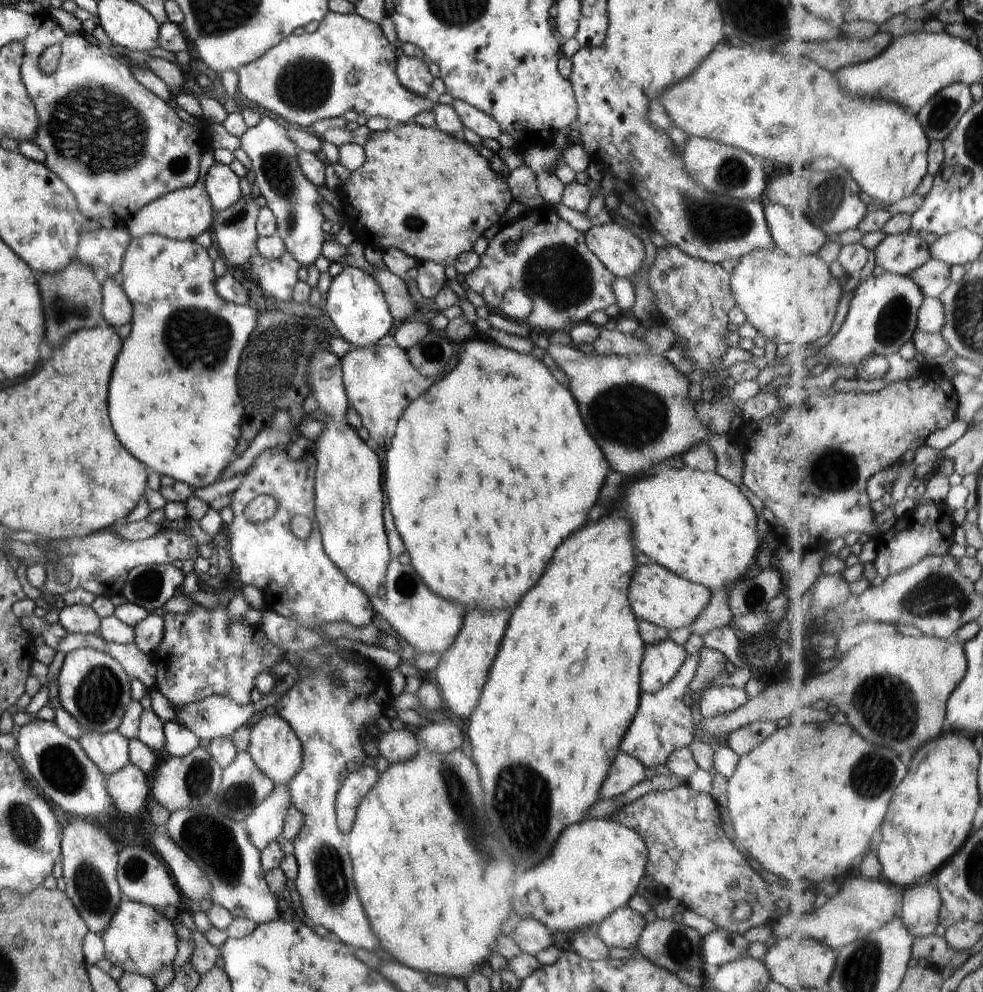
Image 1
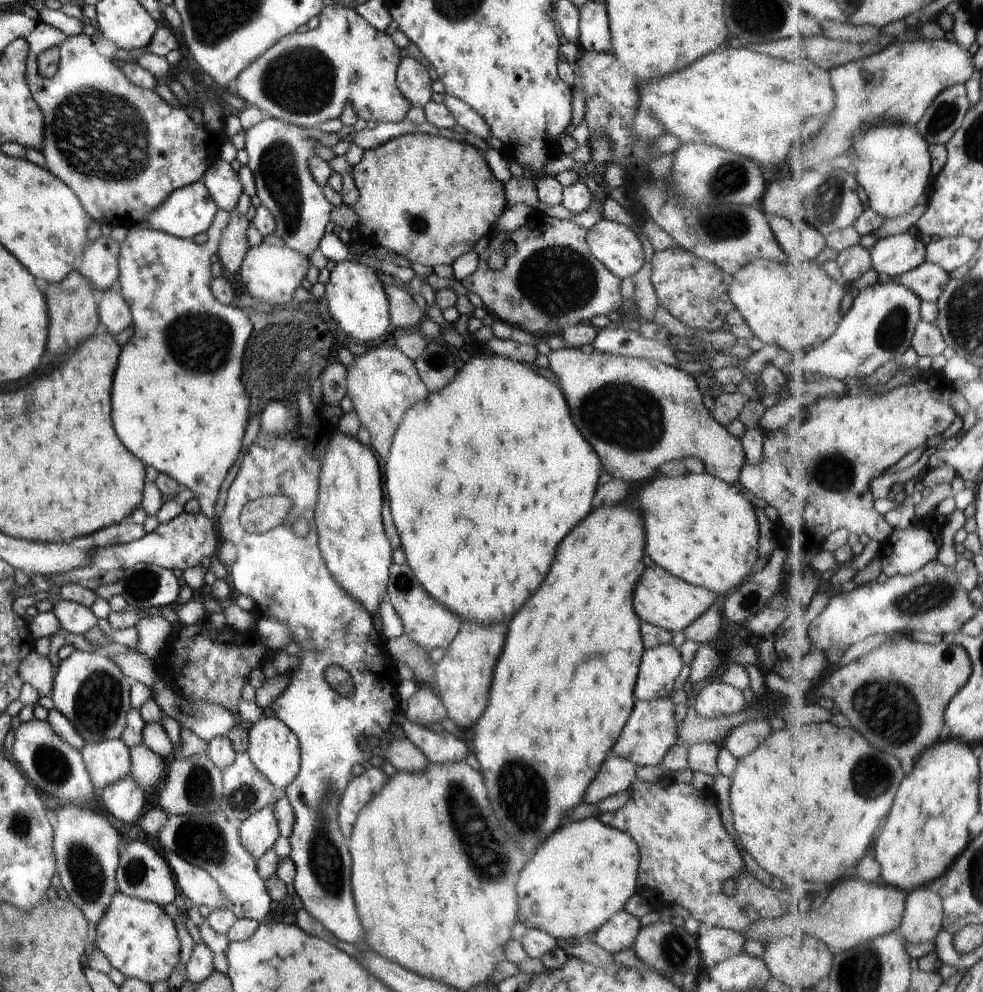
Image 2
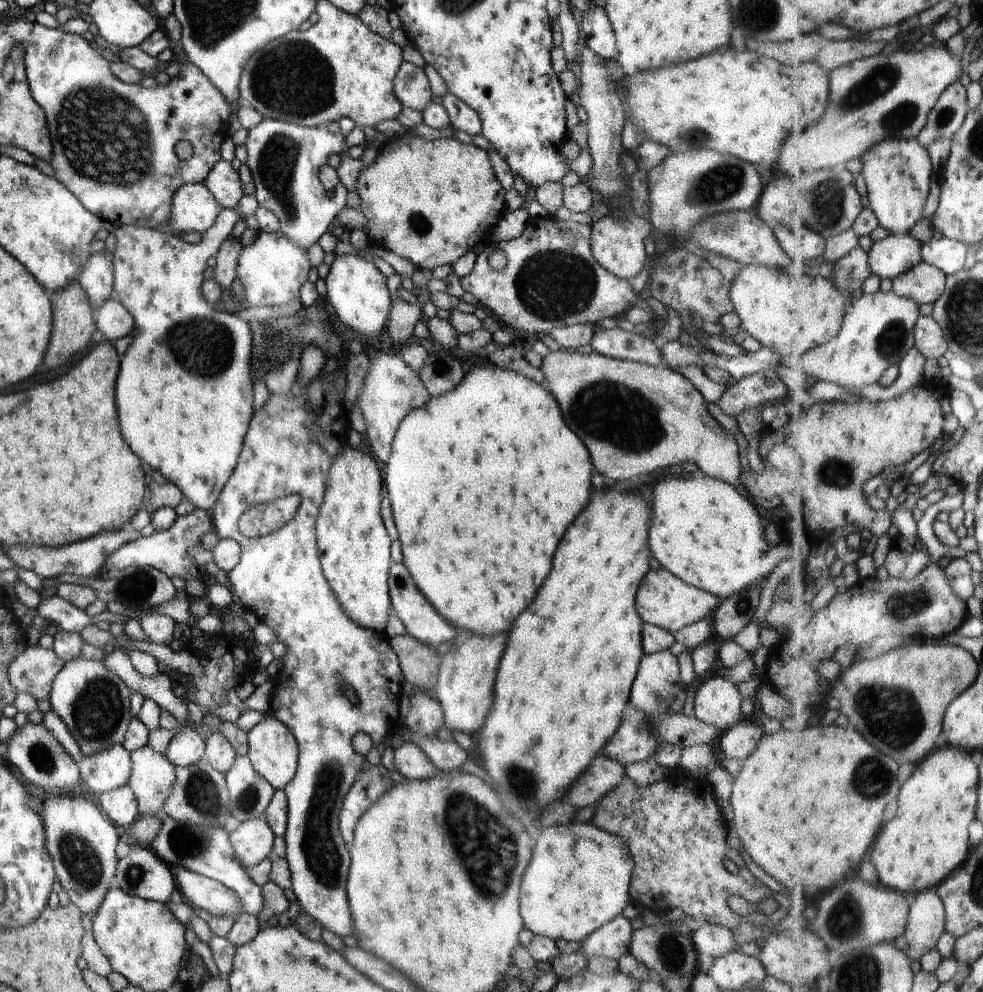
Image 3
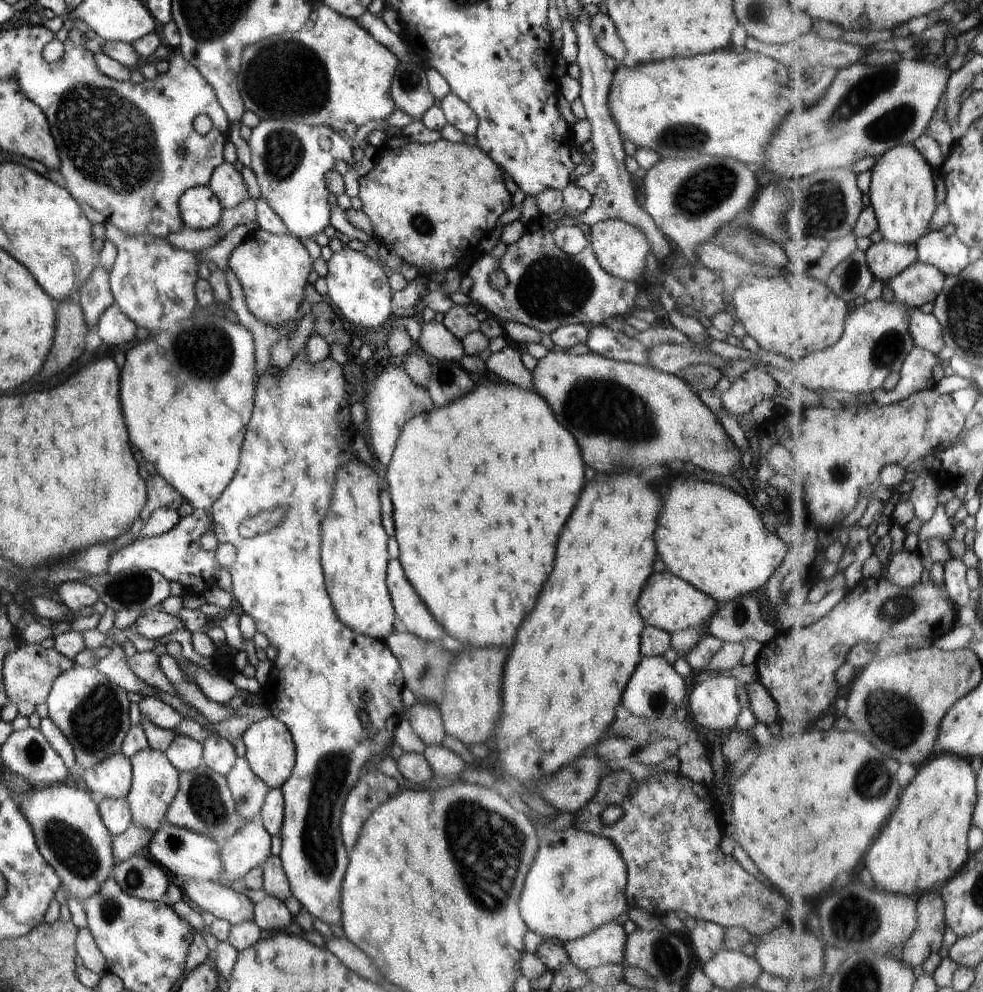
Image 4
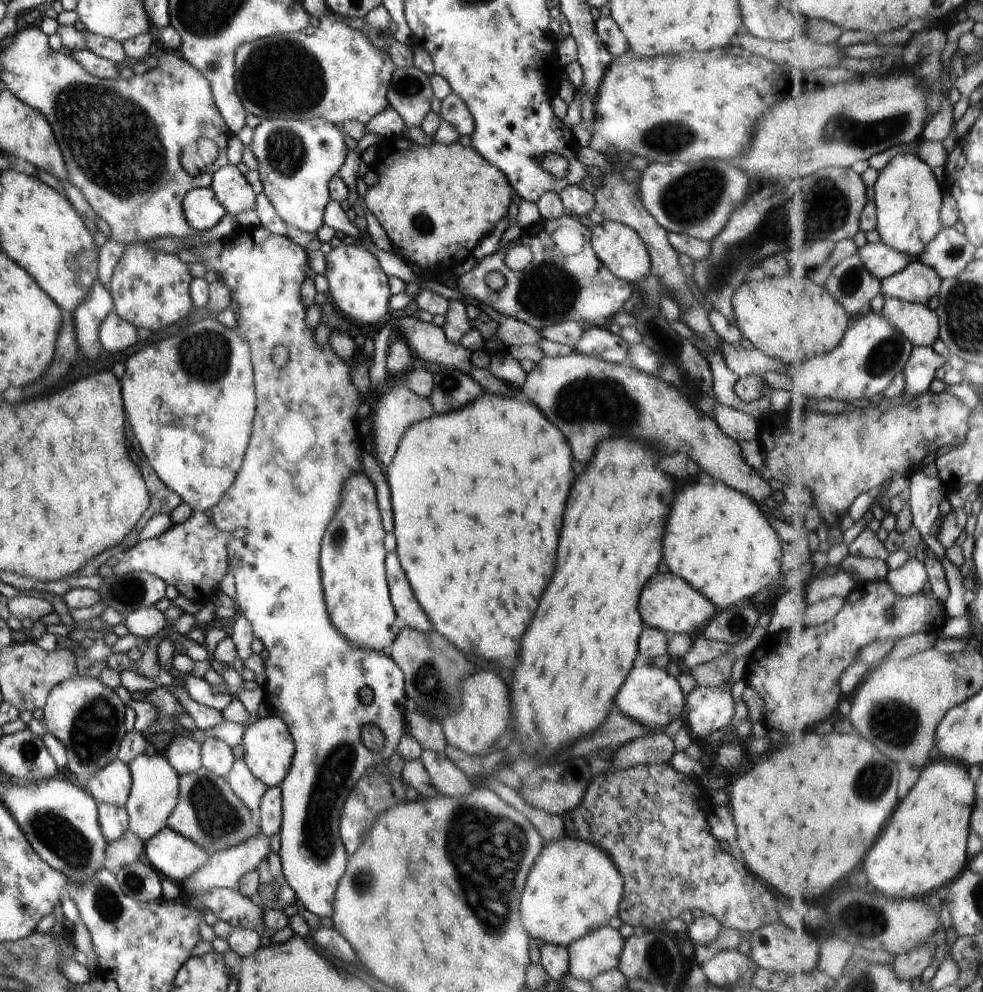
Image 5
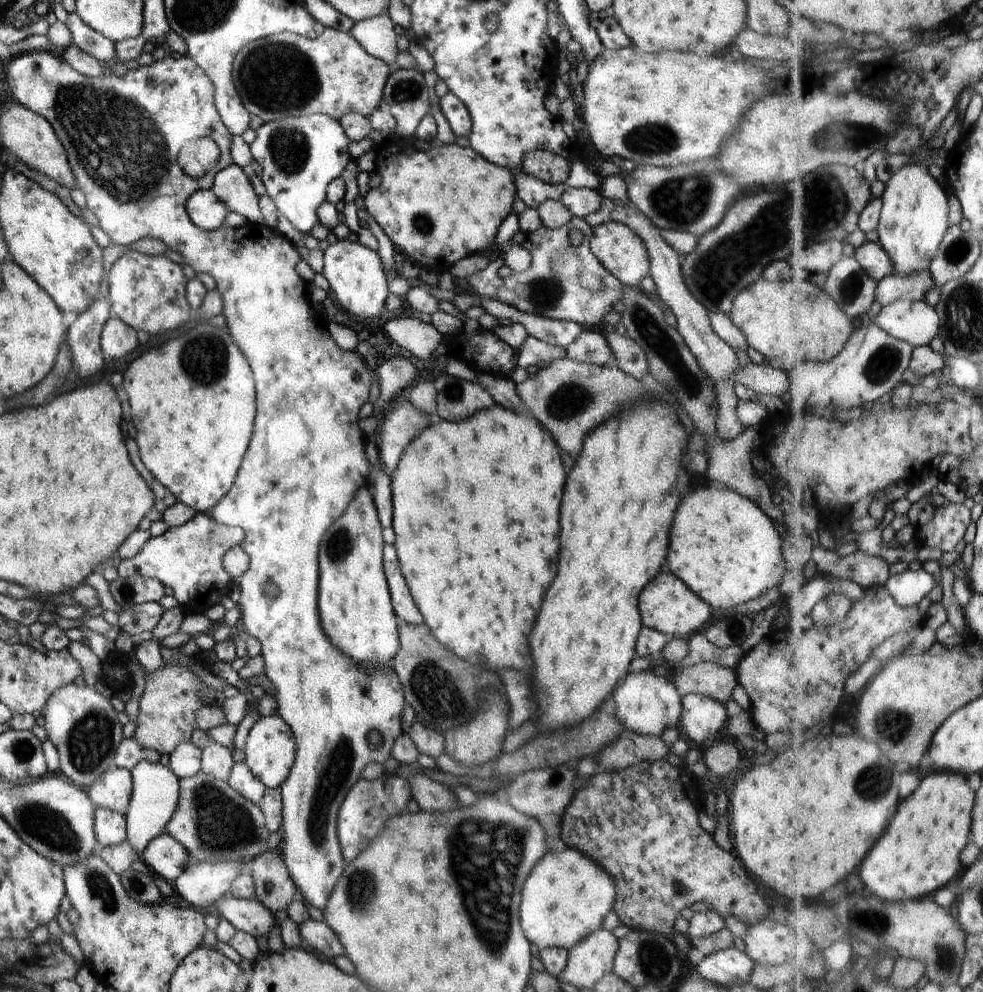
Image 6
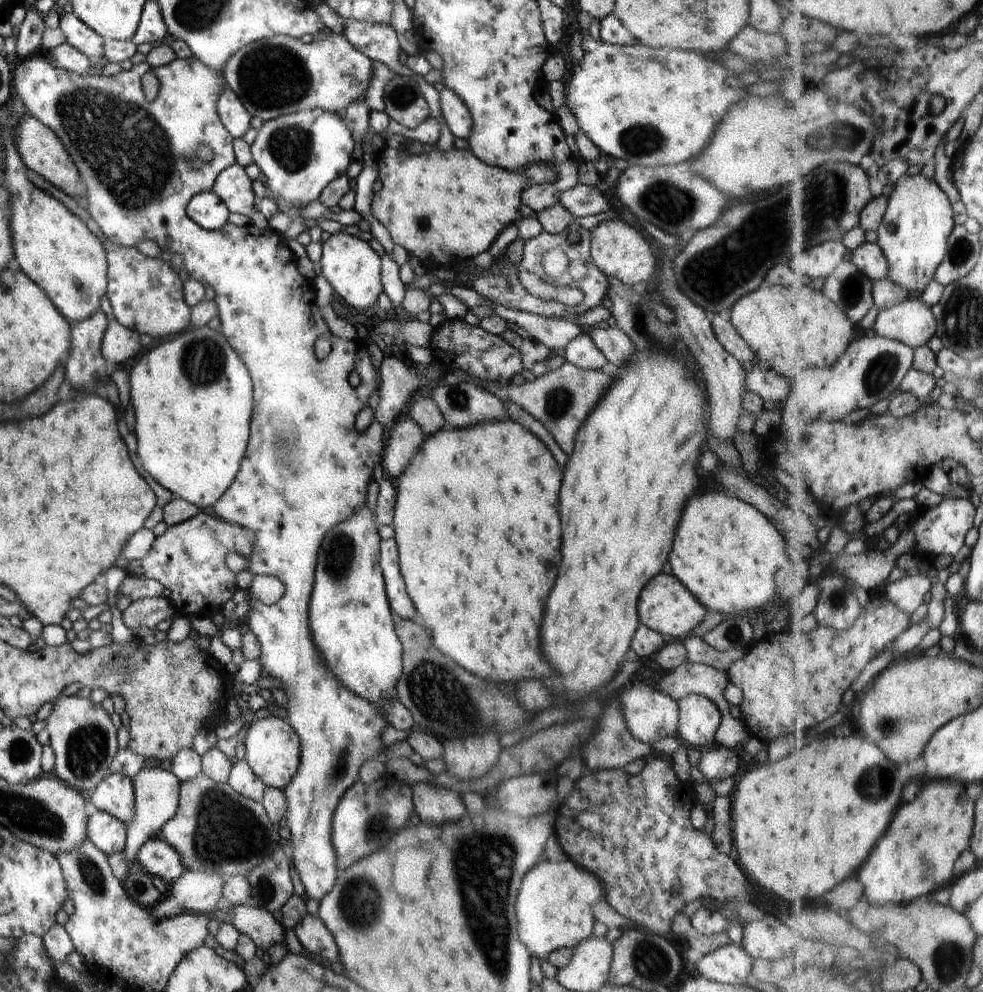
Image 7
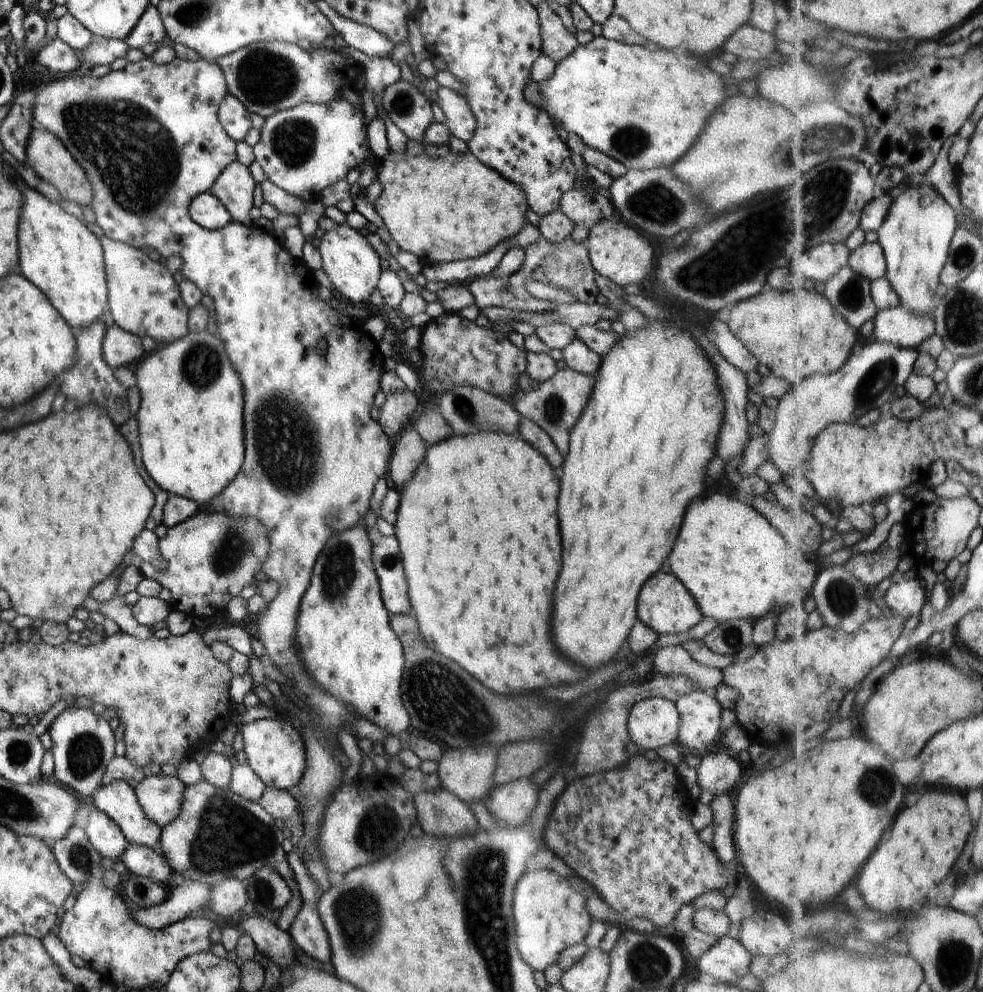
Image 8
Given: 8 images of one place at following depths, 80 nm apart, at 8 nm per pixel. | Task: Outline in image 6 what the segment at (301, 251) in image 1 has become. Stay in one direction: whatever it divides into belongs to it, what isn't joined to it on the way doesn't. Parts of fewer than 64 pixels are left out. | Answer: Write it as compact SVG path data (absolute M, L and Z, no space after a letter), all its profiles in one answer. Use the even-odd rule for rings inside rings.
M314 113L296 118L289 117L264 123L256 130L255 134L255 140L249 145L249 148L252 159L261 165L261 179L266 187L266 194L296 230L310 234L312 228L319 223L316 209L326 201L327 186L332 182L332 179L342 176L346 164L352 160L350 153L348 153L350 139L344 133L340 122L324 113Z

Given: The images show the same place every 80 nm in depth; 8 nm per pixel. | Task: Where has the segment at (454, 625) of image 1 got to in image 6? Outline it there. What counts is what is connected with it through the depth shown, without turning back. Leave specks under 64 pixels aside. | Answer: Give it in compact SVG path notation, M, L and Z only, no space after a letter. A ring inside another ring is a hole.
M387 543L383 550L383 569L389 585L392 608L398 619L404 623L421 625L422 616L420 616L416 604L412 602L412 595L406 590L406 582L402 578L396 550L394 550L394 546Z

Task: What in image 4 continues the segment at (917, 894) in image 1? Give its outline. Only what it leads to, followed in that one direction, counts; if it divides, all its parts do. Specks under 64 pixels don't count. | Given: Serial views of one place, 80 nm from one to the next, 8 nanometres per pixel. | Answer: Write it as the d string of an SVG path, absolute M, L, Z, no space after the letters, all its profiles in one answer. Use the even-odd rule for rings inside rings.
M941 890L926 893L919 898L921 927L903 949L901 960L911 969L924 966L935 953L944 951L947 923L947 904Z

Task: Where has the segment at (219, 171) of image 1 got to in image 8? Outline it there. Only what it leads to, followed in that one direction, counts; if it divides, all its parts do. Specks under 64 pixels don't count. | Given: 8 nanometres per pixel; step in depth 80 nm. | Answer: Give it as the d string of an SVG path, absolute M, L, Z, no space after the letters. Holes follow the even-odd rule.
M237 160L231 162L215 180L209 190L231 214L231 220L251 228L250 210L256 183L247 166Z

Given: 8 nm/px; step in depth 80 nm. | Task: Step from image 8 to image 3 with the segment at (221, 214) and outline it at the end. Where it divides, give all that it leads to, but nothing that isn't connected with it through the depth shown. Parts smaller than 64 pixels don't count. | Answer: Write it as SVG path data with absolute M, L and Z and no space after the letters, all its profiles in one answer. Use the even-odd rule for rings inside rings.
M204 183L181 186L172 199L171 222L168 228L173 232L206 232L216 222L221 206Z

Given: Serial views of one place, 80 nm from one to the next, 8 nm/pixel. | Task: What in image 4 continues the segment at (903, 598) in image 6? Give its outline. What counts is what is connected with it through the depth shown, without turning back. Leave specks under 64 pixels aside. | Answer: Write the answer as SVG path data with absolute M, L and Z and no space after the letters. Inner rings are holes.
M905 548L896 556L889 566L888 578L902 588L914 588L922 582L922 576L927 570L923 553Z

